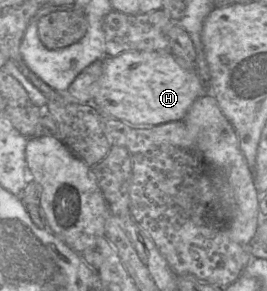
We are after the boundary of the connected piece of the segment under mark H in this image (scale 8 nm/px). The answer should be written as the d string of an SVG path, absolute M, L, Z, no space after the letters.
M130 51L102 58L103 72L92 104L103 116L131 127L181 121L205 88L197 71L182 68L170 51Z

